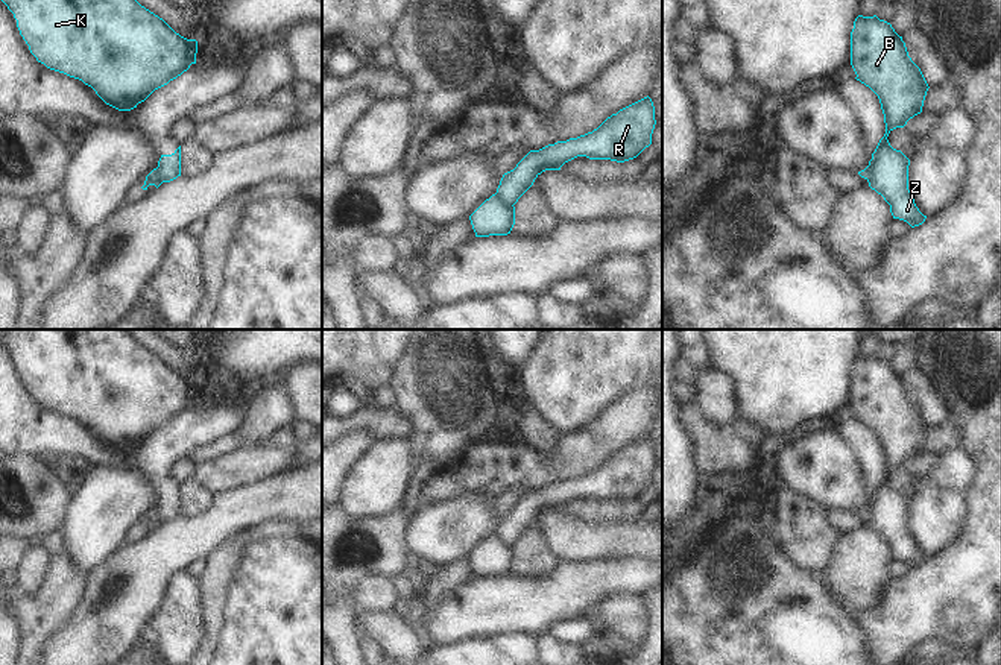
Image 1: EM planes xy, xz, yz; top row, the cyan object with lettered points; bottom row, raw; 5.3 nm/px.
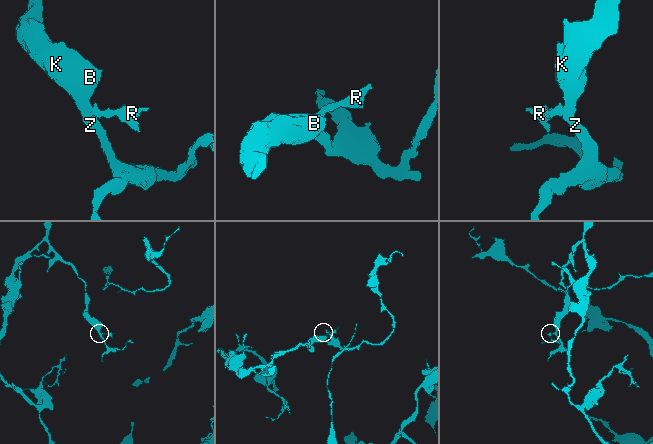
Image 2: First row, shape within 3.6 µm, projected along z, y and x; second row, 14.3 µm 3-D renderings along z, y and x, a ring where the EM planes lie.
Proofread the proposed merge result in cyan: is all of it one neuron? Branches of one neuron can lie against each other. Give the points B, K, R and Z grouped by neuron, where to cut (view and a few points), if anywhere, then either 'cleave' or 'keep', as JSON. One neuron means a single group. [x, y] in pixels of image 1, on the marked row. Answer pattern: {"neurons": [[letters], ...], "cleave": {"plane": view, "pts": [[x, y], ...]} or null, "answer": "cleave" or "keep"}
{"neurons": [["B", "K", "Z"], ["R"]], "cleave": {"plane": "xz", "pts": [[495, 193], [512, 205]]}, "answer": "cleave"}

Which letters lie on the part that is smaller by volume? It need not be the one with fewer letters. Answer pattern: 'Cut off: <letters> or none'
Cut off: R

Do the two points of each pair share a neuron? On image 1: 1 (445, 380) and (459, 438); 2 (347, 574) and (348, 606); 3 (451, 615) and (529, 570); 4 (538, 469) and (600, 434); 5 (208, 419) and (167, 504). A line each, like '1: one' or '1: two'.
1: one
2: two
3: two
4: one
5: one

